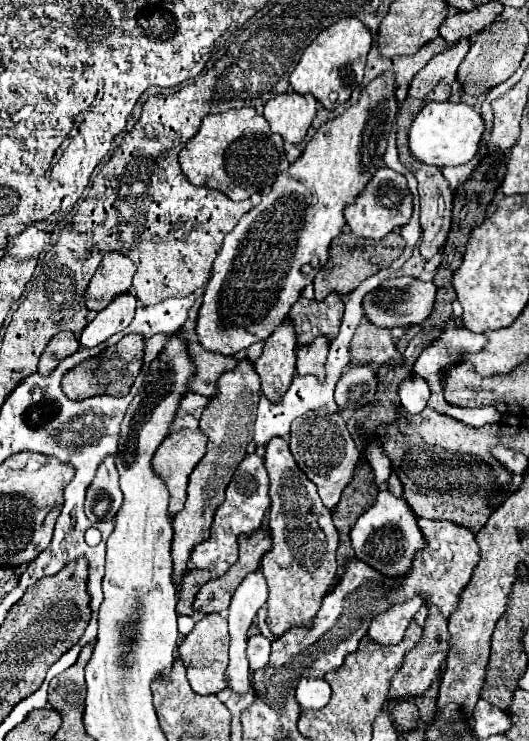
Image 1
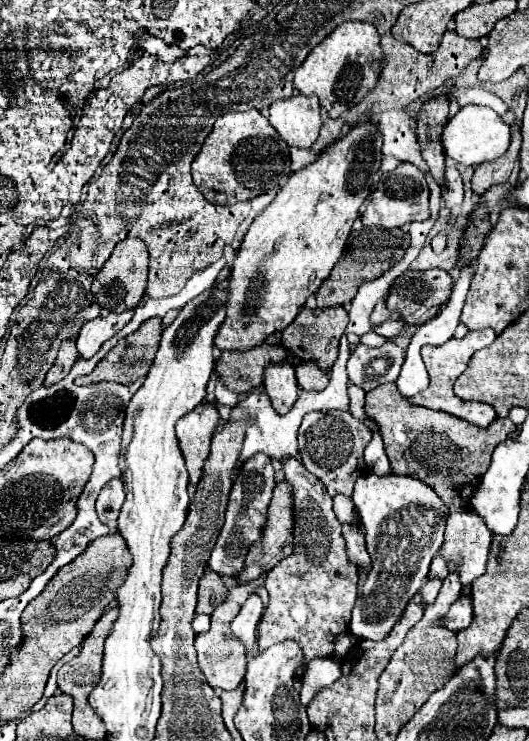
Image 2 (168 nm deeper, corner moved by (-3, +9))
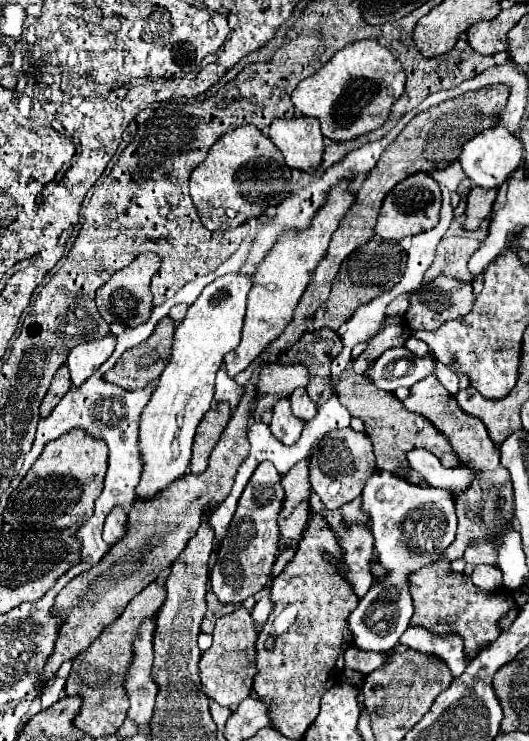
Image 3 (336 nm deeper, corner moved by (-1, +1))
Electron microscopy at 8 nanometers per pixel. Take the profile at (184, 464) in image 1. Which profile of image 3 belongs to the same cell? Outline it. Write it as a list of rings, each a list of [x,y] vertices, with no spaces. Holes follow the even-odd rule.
[[[217,403],[213,409],[209,409],[199,423],[199,429],[195,433],[195,445],[193,445],[193,457],[191,457],[191,473],[203,473],[207,469],[207,459],[217,445],[225,425],[231,419],[231,407],[229,403]]]

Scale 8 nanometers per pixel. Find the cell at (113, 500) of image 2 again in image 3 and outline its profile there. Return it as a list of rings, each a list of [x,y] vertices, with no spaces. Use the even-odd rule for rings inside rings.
[[[119,507],[113,509],[105,521],[105,529],[103,529],[103,539],[109,547],[113,547],[115,543],[119,543],[125,535],[125,527],[127,527],[127,513]]]

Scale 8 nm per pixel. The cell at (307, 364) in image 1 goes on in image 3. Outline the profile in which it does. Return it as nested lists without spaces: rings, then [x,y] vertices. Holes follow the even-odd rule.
[[[295,389],[295,393],[291,395],[291,411],[301,421],[309,421],[317,413],[317,409],[315,409],[315,405],[311,405],[311,399],[307,397],[305,389]]]

